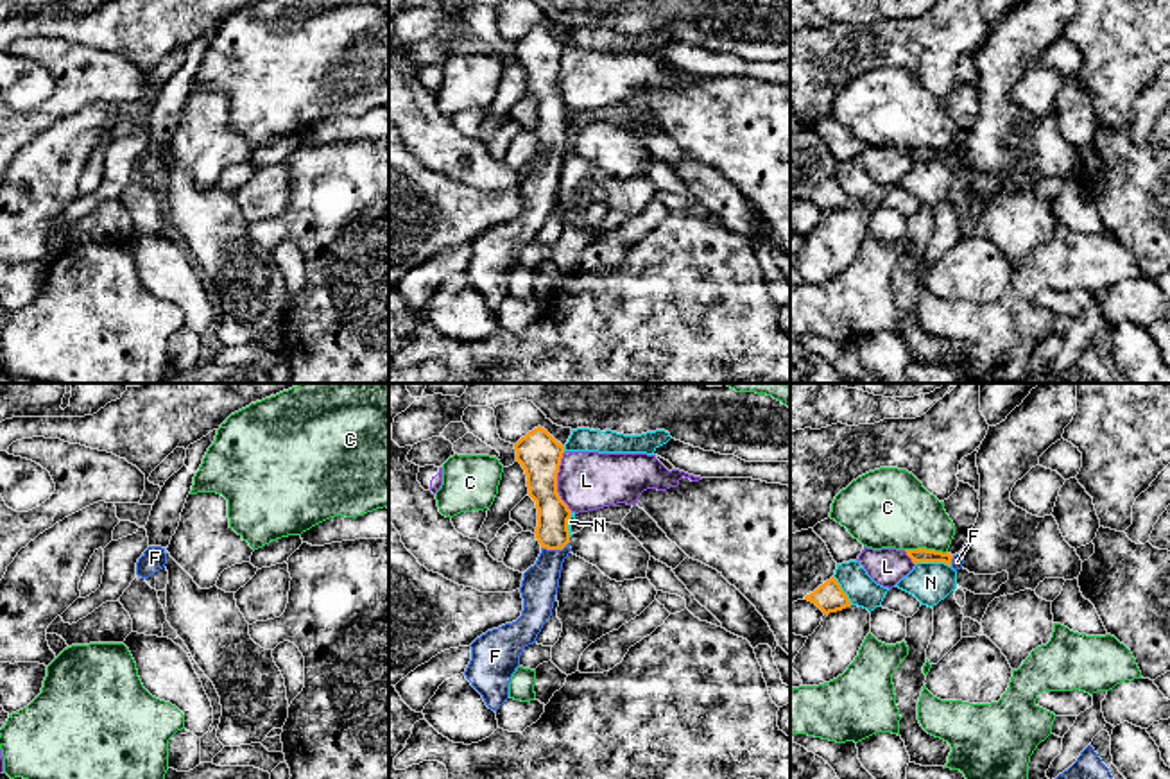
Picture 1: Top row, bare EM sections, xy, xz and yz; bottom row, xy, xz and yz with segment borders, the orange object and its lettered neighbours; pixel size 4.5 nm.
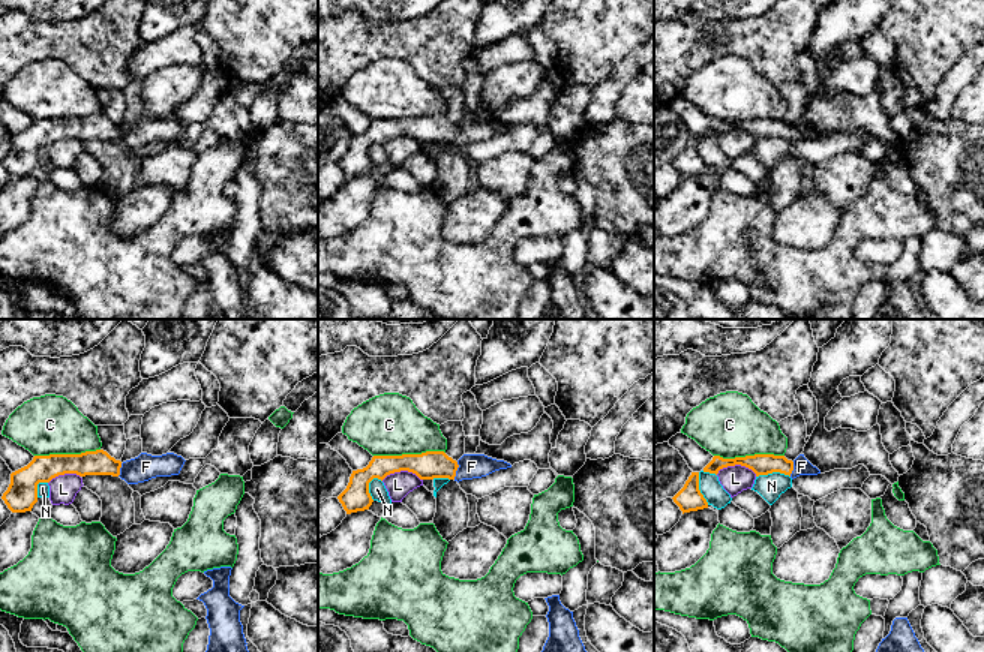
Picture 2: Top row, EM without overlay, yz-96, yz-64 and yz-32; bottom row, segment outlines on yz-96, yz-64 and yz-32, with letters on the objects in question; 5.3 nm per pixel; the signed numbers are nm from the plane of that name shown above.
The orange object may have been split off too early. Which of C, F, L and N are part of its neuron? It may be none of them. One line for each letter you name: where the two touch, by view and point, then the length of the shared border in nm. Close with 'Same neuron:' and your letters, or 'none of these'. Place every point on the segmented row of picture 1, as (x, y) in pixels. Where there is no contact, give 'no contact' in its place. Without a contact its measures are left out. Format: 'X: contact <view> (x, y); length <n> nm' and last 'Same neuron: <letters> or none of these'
F: contact xz (554, 548); length 130 nm
Same neuron: F

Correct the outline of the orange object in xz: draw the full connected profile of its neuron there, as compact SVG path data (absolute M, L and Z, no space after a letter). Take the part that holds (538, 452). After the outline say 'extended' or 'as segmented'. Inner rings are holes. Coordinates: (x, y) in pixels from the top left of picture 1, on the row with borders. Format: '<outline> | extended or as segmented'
M538 426L516 444L516 462L527 475L529 496L536 501L536 539L541 553L523 573L521 616L477 638L471 661L464 672L486 706L496 711L509 698L509 682L520 666L525 646L536 643L545 621L552 616L563 562L572 552L568 519L572 510L557 492L557 473L564 446Z | extended

